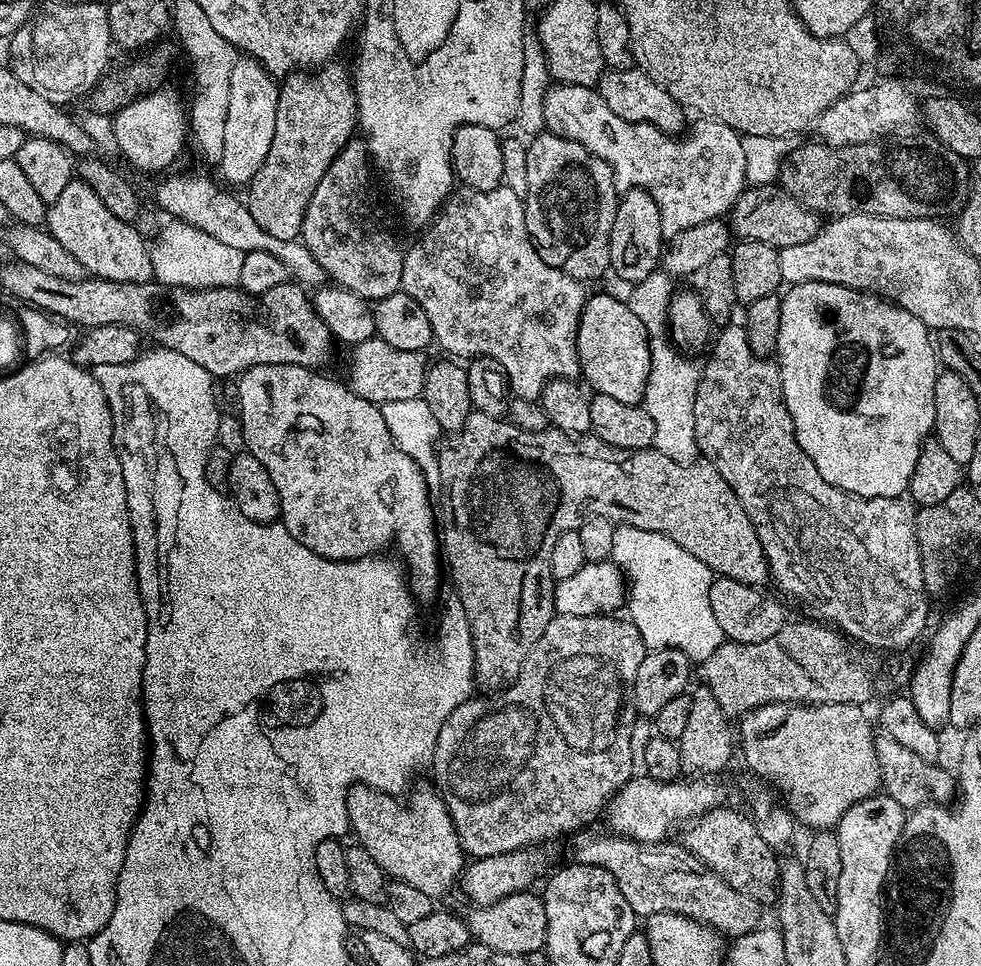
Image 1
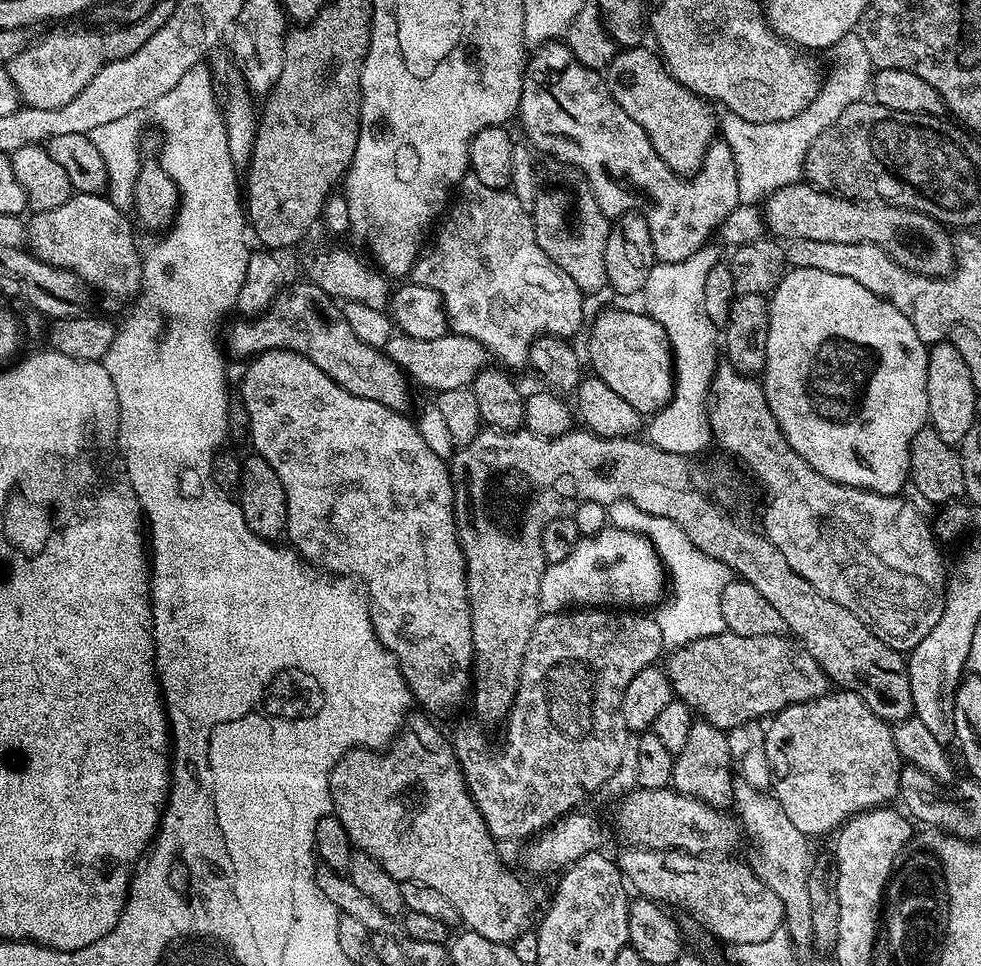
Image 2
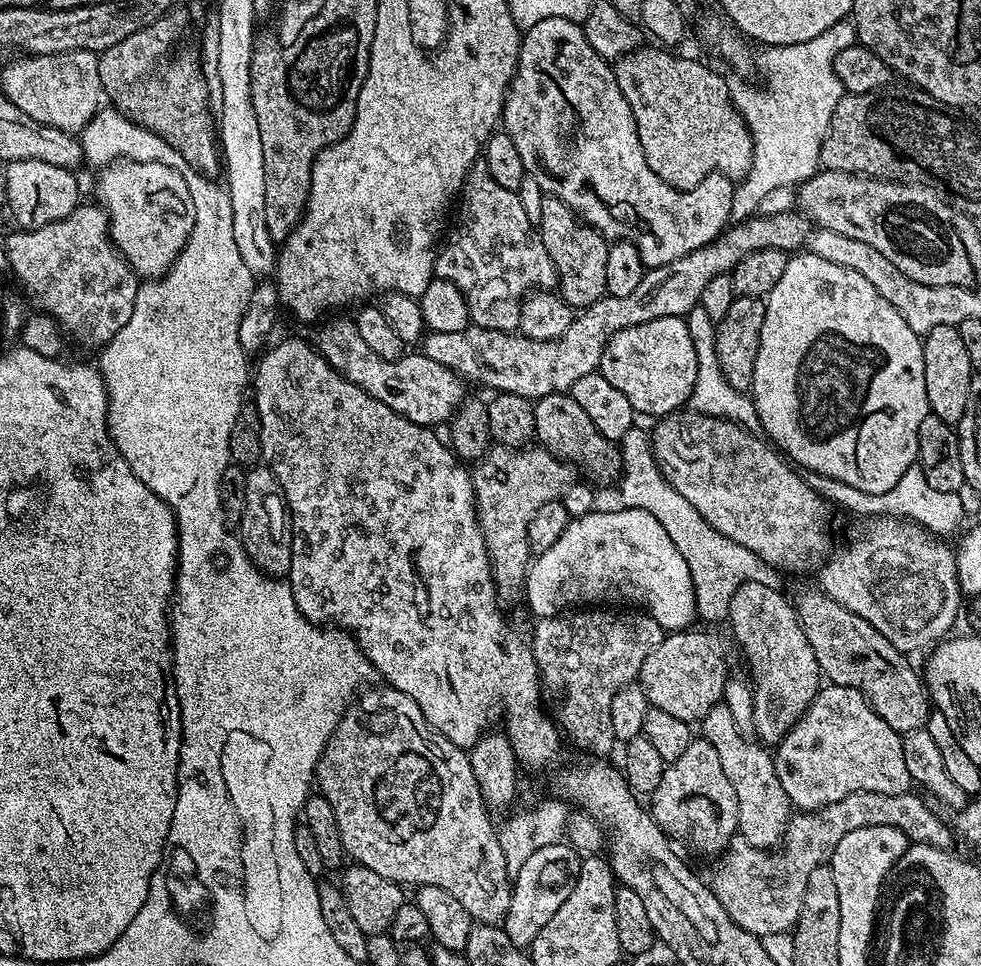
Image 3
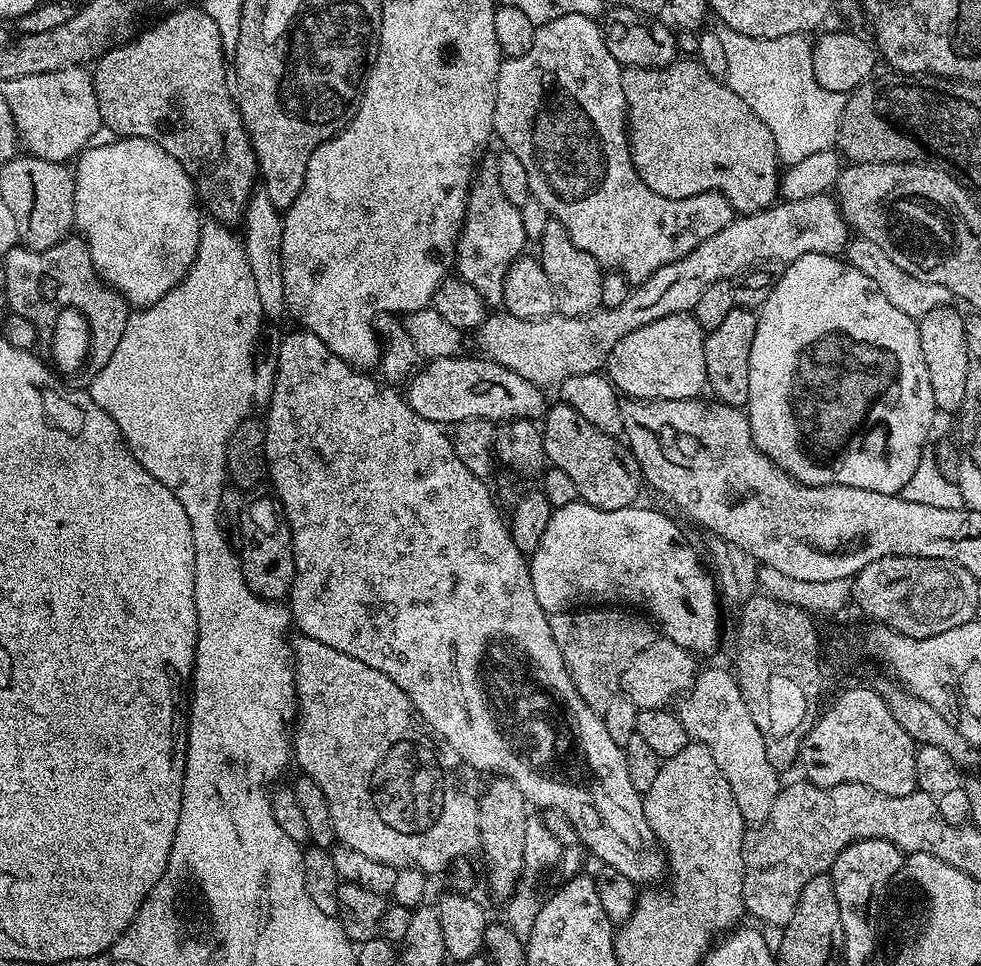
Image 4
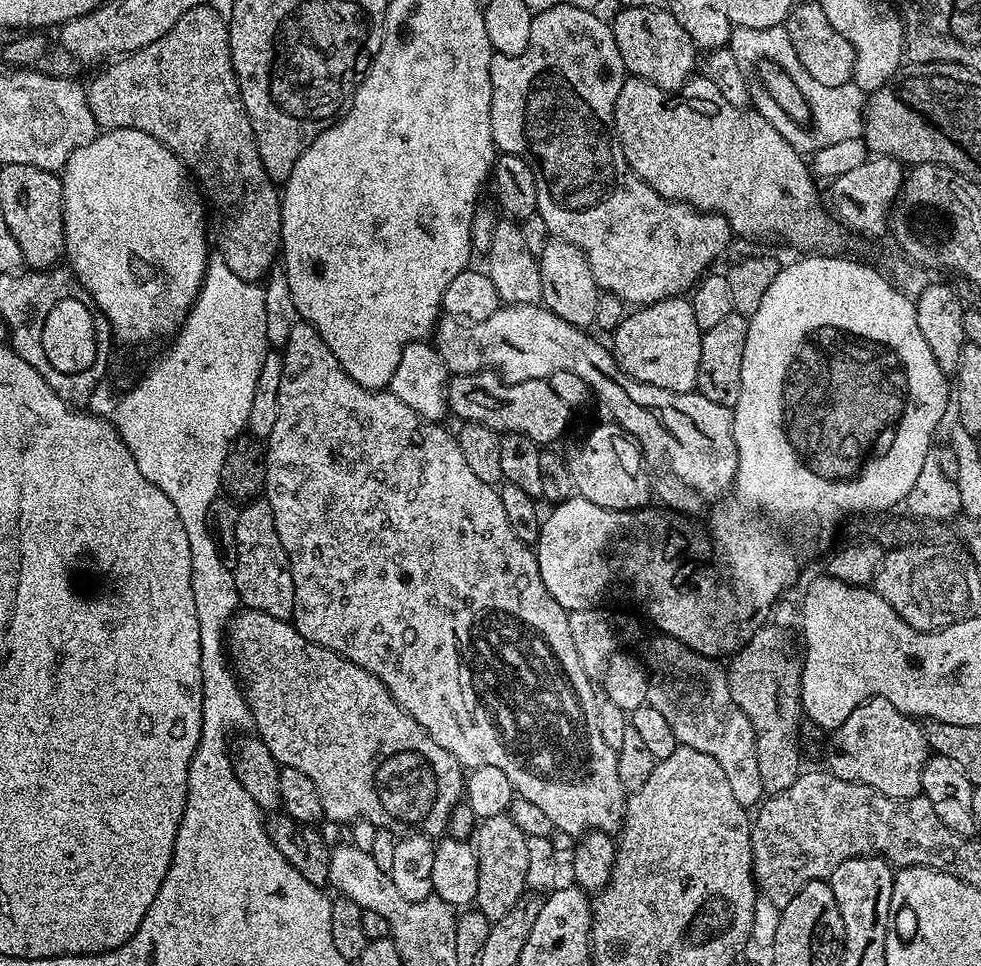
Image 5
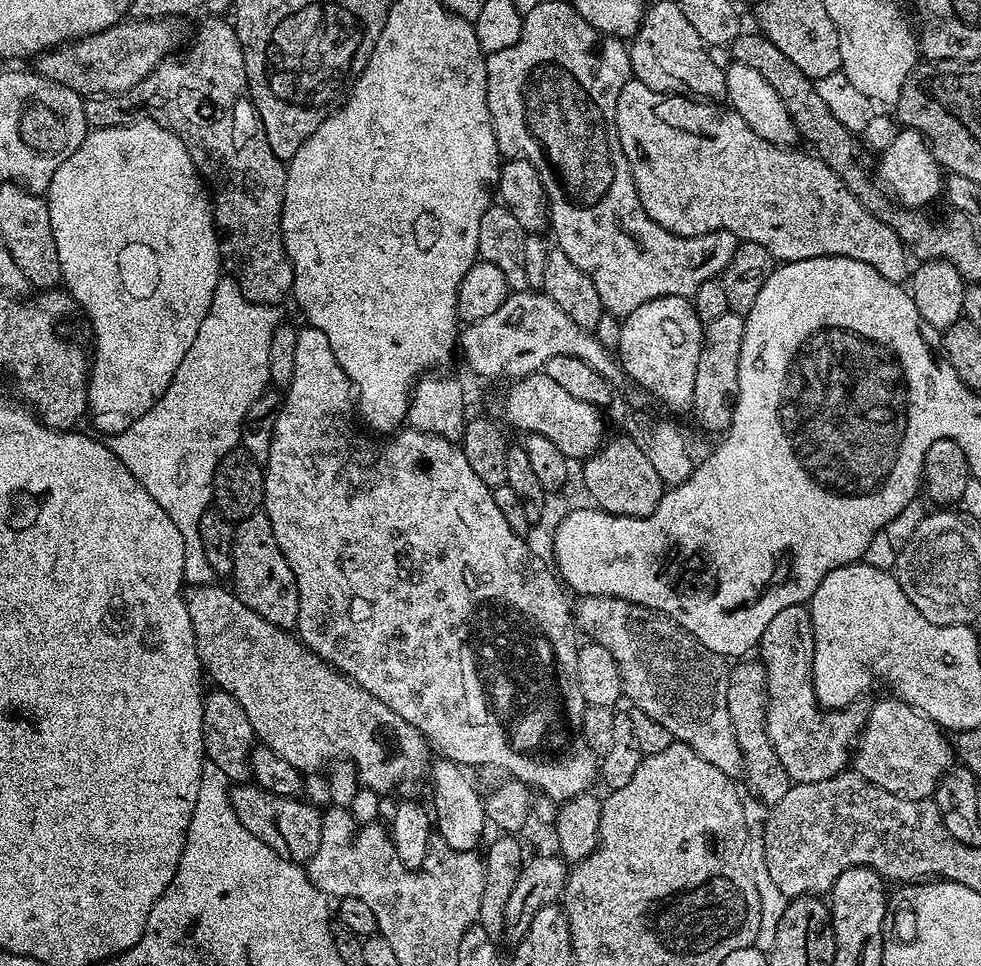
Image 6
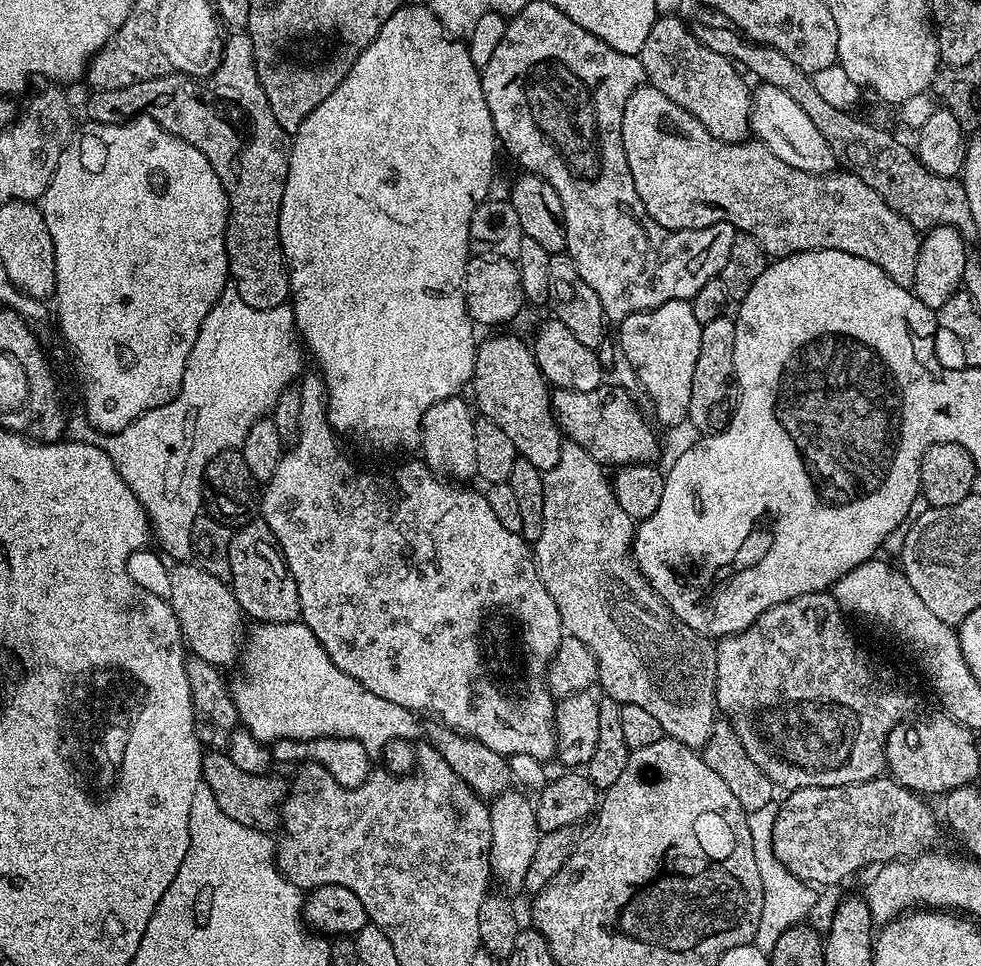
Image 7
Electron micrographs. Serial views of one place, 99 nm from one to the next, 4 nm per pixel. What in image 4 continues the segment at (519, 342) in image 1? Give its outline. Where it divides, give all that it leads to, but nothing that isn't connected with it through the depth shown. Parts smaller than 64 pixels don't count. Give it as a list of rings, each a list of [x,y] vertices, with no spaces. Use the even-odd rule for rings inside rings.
[[[485,155],[479,161],[468,188],[468,201],[464,211],[464,227],[456,243],[455,275],[470,282],[478,294],[482,294],[484,303],[489,306],[500,306],[504,302],[504,279],[510,266],[525,251],[526,237],[522,230],[520,209],[506,198],[498,182],[496,156]]]

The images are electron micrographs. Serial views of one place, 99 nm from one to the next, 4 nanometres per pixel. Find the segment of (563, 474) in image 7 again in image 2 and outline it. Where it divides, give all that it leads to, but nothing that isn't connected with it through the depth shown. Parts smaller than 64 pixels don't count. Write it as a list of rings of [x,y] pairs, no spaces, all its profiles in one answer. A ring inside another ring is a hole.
[[[740,782],[737,783],[732,789],[732,799],[734,801],[734,812],[738,817],[738,823],[742,829],[743,835],[746,837],[747,843],[749,840],[749,842],[752,843],[754,847],[756,847],[756,856],[758,859],[760,859],[758,875],[760,879],[763,880],[765,889],[774,893],[774,895],[777,896],[777,898],[779,898],[779,900],[782,902],[782,906],[784,907],[784,922],[782,926],[788,931],[788,937],[797,949],[802,950],[802,948],[806,946],[809,947],[809,945],[812,944],[812,927],[810,926],[810,890],[808,889],[808,869],[812,867],[812,862],[814,859],[813,853],[808,853],[808,844],[810,844],[809,837],[804,836],[802,834],[802,830],[798,830],[798,826],[794,826],[794,822],[790,822],[790,818],[786,818],[786,814],[780,808],[780,803],[776,801],[775,796],[771,794],[762,794],[762,792],[758,789],[755,789],[754,786]]]

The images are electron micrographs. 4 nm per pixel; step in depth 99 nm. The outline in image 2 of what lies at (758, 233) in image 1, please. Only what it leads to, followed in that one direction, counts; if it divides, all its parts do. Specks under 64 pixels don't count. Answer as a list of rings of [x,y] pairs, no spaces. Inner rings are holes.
[[[797,182],[771,192],[763,201],[762,213],[765,229],[773,237],[784,242],[809,240],[810,242],[877,244],[883,252],[890,253],[903,268],[909,268],[911,272],[920,272],[923,276],[946,276],[954,267],[954,240],[949,229],[937,222],[933,216],[902,208],[899,204],[847,200],[836,192],[824,192],[821,188],[814,188],[807,182]]]

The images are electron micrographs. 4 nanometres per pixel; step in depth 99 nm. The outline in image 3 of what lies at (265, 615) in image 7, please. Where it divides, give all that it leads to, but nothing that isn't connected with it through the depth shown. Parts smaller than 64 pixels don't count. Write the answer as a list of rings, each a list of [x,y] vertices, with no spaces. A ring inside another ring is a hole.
[[[252,466],[246,472],[246,510],[238,525],[238,535],[250,562],[260,572],[277,578],[287,577],[292,561],[290,513],[271,468]]]

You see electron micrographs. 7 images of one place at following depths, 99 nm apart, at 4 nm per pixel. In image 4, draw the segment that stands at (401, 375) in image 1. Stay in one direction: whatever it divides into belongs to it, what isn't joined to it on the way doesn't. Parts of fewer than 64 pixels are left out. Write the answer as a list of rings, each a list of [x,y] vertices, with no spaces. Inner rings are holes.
[[[828,192],[814,194],[813,197],[802,198],[801,201],[792,201],[785,199],[783,202],[777,202],[770,208],[762,208],[758,212],[750,212],[747,214],[737,215],[722,230],[718,230],[718,234],[714,234],[710,238],[706,238],[706,242],[702,242],[694,250],[690,250],[690,254],[686,254],[682,258],[678,258],[674,262],[670,262],[666,266],[662,266],[658,270],[654,270],[654,274],[650,274],[650,278],[646,278],[640,284],[633,287],[632,293],[626,298],[626,302],[613,308],[599,307],[589,316],[561,316],[559,314],[551,314],[543,319],[523,320],[522,318],[509,316],[503,310],[493,311],[482,322],[480,328],[475,329],[476,344],[480,347],[479,355],[486,360],[493,360],[498,366],[506,366],[506,370],[514,370],[514,374],[522,374],[522,378],[526,378],[526,382],[534,382],[538,387],[545,390],[551,389],[550,386],[558,386],[566,378],[570,378],[574,374],[590,374],[591,372],[600,372],[608,363],[608,355],[614,350],[614,346],[618,346],[618,342],[622,342],[622,338],[626,338],[626,334],[630,334],[630,330],[638,330],[638,326],[646,326],[650,322],[658,322],[658,318],[666,318],[670,314],[678,314],[679,312],[691,313],[698,306],[698,298],[702,298],[702,290],[706,290],[706,286],[710,286],[719,280],[731,280],[737,276],[742,270],[752,267],[754,264],[760,264],[764,260],[782,260],[791,262],[802,258],[802,254],[813,252],[814,254],[826,254],[827,256],[835,256],[845,251],[846,245],[850,239],[850,229],[848,223],[844,221],[844,217],[840,215],[840,206]]]

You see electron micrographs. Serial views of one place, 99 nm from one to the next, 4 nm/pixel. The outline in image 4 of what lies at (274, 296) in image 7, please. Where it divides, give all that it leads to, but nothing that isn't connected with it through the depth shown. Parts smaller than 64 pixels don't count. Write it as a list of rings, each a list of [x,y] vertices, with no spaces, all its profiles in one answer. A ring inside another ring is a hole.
[[[180,6],[175,10],[169,11],[165,16],[168,17],[165,20],[158,21],[153,28],[146,29],[137,40],[132,40],[129,44],[122,44],[123,42],[117,43],[115,46],[108,48],[95,61],[94,67],[91,69],[91,74],[92,81],[94,82],[94,90],[96,91],[98,110],[100,111],[100,123],[103,127],[111,130],[117,137],[137,136],[138,138],[146,138],[150,142],[162,146],[162,150],[166,150],[166,154],[170,154],[180,163],[182,170],[186,170],[186,174],[192,180],[192,183],[196,185],[196,195],[199,203],[202,205],[203,211],[211,219],[217,220],[220,224],[227,224],[229,226],[239,225],[244,219],[244,211],[248,205],[248,199],[251,198],[254,189],[257,187],[258,169],[256,167],[256,155],[252,149],[252,143],[248,141],[248,132],[244,128],[236,97],[233,89],[230,87],[229,69],[228,72],[224,69],[226,57],[224,55],[224,47],[222,46],[222,34],[218,34],[218,26],[211,20],[210,14],[206,14],[203,7],[200,6],[196,6],[196,8]]]

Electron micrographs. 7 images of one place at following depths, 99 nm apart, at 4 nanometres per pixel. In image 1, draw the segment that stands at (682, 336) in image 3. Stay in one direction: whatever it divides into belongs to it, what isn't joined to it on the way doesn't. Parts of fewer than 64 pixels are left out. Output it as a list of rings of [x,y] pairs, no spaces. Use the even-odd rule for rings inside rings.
[[[608,292],[589,295],[576,331],[576,349],[580,376],[588,388],[593,388],[593,393],[615,398],[617,402],[640,404],[643,401],[652,369],[652,345],[646,326],[642,326],[638,314],[628,308],[627,299],[620,297],[619,300]]]

